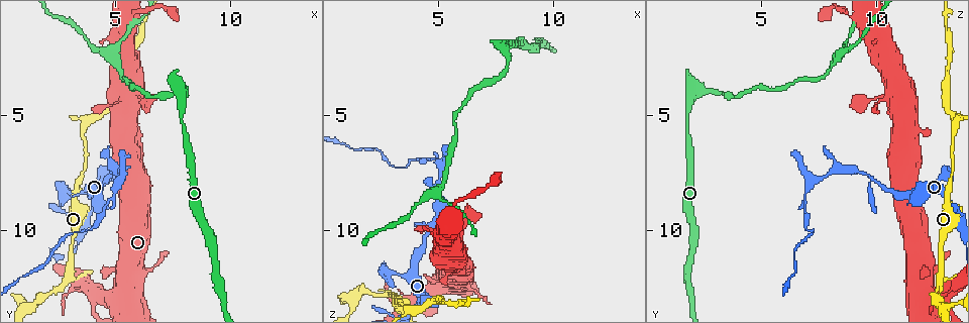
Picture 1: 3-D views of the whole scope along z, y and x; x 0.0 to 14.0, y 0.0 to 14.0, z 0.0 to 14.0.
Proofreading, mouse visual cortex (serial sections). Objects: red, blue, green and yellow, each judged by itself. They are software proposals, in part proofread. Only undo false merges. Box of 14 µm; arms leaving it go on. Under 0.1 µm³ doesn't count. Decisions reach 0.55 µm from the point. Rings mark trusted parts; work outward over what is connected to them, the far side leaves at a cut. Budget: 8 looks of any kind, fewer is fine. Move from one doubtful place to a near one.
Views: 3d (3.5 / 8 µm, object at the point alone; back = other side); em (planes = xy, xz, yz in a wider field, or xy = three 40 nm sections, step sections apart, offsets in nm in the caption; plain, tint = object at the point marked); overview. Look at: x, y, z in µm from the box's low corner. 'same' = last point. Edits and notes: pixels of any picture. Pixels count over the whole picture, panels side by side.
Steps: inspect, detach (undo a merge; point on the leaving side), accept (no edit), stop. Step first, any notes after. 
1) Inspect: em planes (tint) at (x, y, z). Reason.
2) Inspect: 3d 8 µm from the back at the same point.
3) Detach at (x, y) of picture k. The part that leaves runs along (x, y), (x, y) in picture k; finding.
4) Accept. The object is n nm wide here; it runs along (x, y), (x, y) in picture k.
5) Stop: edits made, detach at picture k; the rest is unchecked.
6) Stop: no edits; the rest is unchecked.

Inspect: 3d 3.5 µm at (4.7, 7.8, 9.8). Three-way junction.

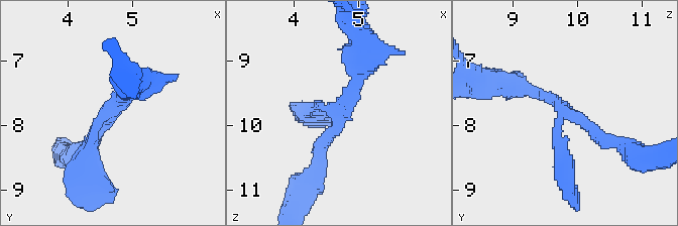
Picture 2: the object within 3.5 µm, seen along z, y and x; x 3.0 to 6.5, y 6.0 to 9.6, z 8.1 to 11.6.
Inspect: em planes (tint) at (4.70, 7.80, 9.80). 3 arms meet here; the arms are 200, 200, 200 nm wide.

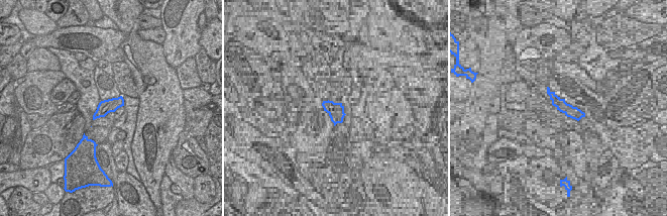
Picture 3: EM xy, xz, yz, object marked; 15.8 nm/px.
Inspect: em xy step 2 (tint) at the same point.

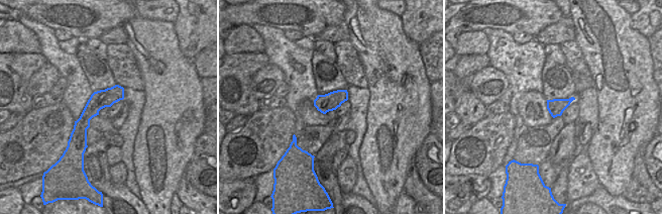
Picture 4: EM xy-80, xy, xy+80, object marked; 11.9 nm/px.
Accept. All the same cell.

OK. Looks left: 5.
Inspect: 3d 3.5 µm from the back at (4.8, 8.7, 6.9). Thin neck.

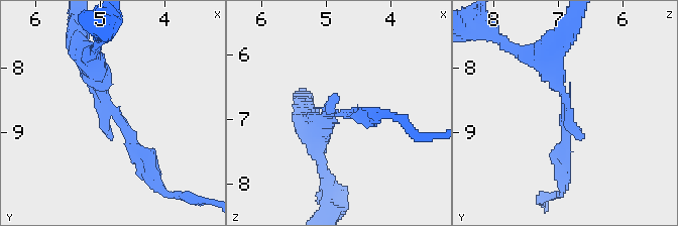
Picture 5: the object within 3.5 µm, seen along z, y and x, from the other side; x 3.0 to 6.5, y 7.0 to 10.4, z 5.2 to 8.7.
Inspect: em xy step 5 (plain) at (4.80, 8.75, 6.95). The arms are 200, 350 nm wide.

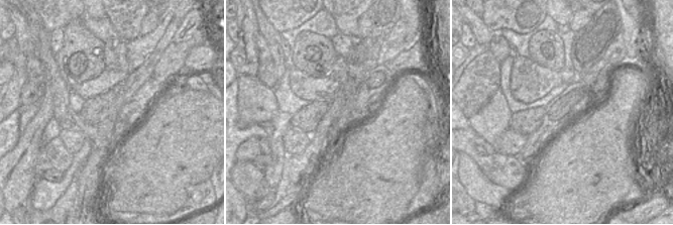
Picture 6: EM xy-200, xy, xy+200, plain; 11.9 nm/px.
Inspect: em xy step 5 (tint) at the same point.

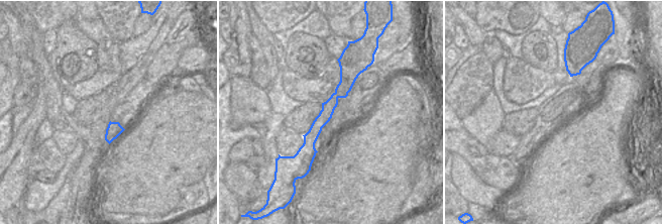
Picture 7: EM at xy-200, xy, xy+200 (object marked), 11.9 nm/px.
Detach at (562, 145) of picture 5. The object is 160 nm wide here; the part that leaves runs along (111, 113), (166, 194) in picture 5; two cells meet here.

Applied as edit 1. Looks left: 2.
Inspect: 3d 8 µm at (4.8, 2.4, 8.4). A fork.

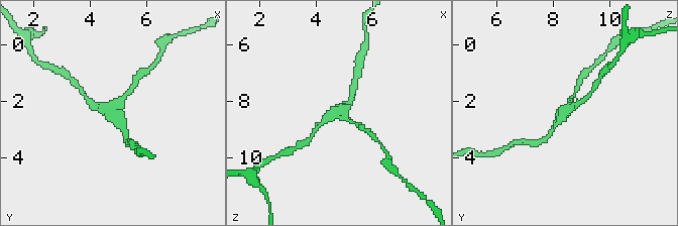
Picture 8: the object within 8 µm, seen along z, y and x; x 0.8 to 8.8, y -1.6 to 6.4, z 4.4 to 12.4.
Inspect: 3d 3.5 µm at (4.9, 2.5, 8.3). Closer look.

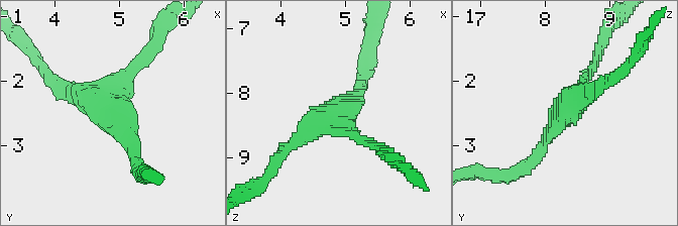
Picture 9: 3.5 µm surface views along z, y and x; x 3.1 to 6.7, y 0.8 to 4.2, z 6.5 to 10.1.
Accept. The arms are 150, 200, 250 nm wide; it runs along (135, 160), (105, 105), (54, 86) in picture 9; continuous, no second cell.

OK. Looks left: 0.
Stop: edits made, detach at picture 5; the rest is unchecked.

